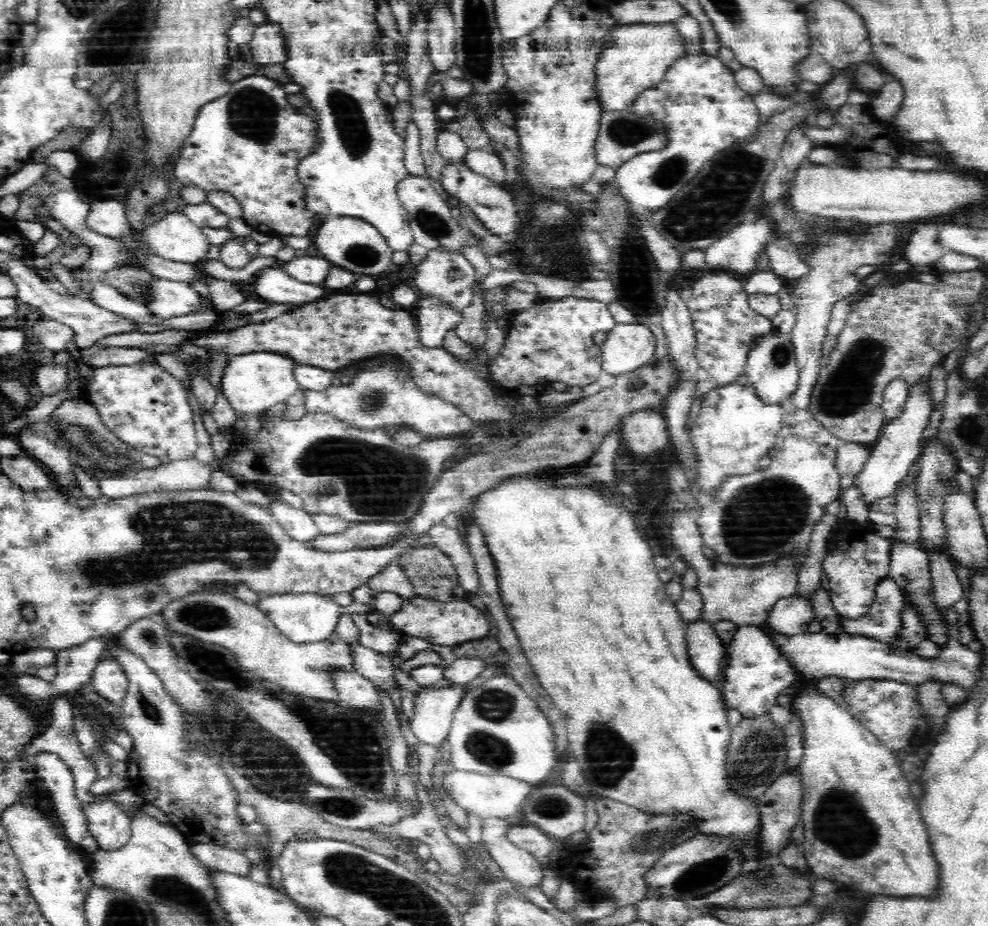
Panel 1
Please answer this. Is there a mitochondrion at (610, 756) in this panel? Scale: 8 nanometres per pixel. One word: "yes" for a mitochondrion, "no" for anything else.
yes

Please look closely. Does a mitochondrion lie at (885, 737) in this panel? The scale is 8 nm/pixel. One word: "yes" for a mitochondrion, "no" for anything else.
no

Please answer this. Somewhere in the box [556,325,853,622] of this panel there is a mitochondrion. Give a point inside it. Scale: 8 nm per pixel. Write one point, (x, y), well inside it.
(758, 517)

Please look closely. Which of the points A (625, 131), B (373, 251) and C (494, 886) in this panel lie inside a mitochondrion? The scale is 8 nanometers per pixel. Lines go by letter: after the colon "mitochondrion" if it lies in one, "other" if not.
A: mitochondrion
B: mitochondrion
C: other

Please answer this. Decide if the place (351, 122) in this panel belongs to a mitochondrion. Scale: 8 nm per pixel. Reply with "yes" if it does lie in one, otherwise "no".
yes

